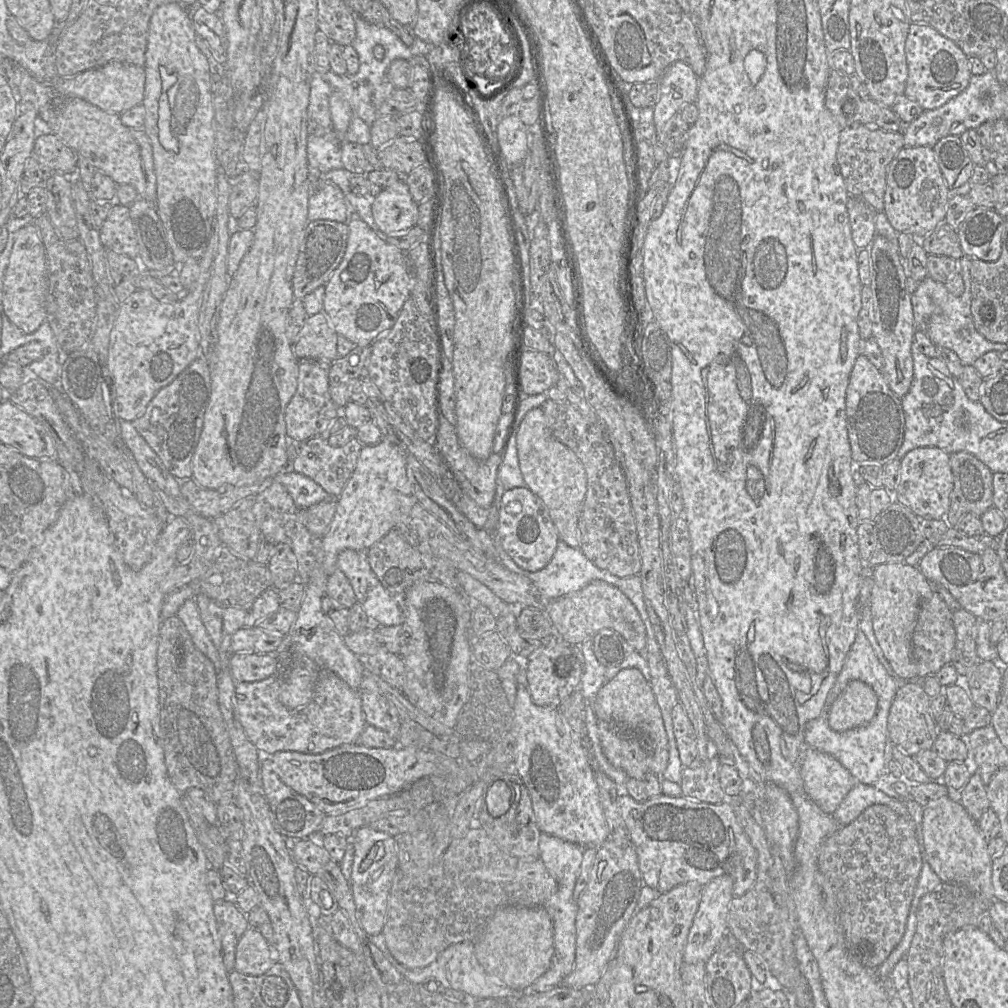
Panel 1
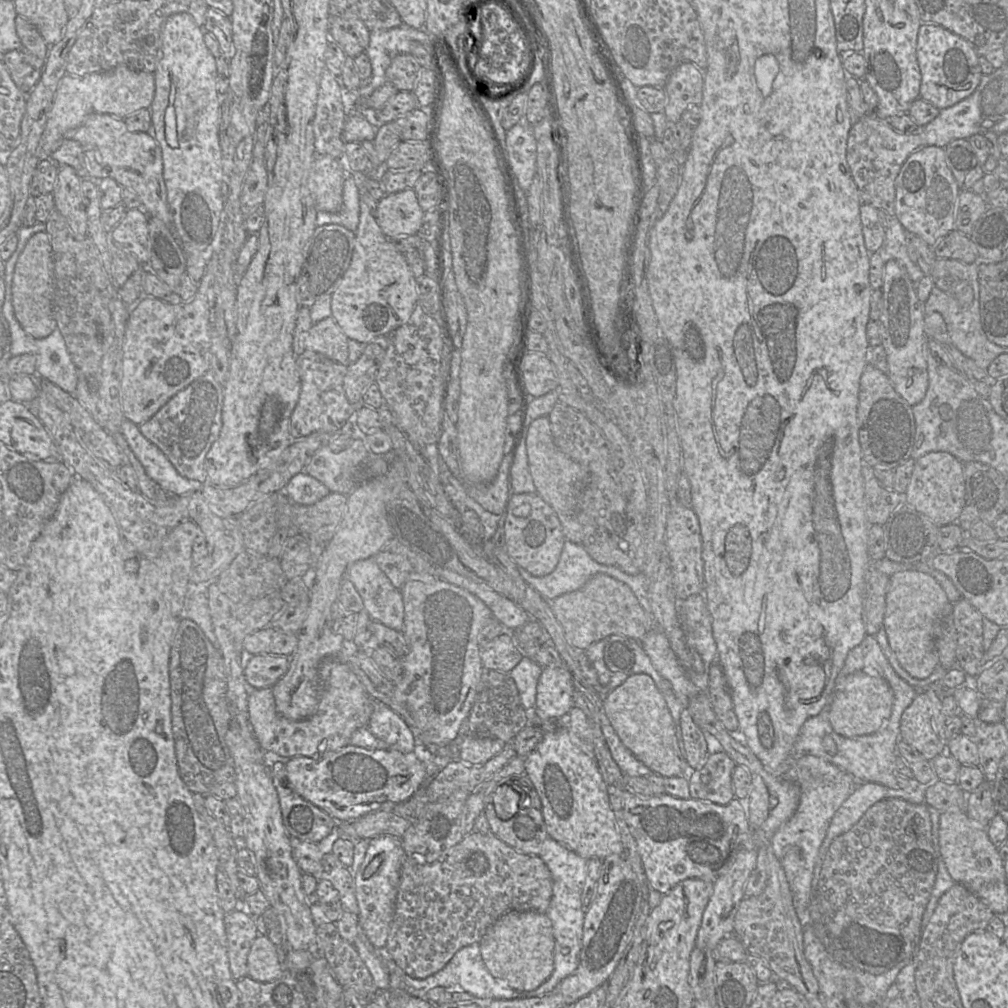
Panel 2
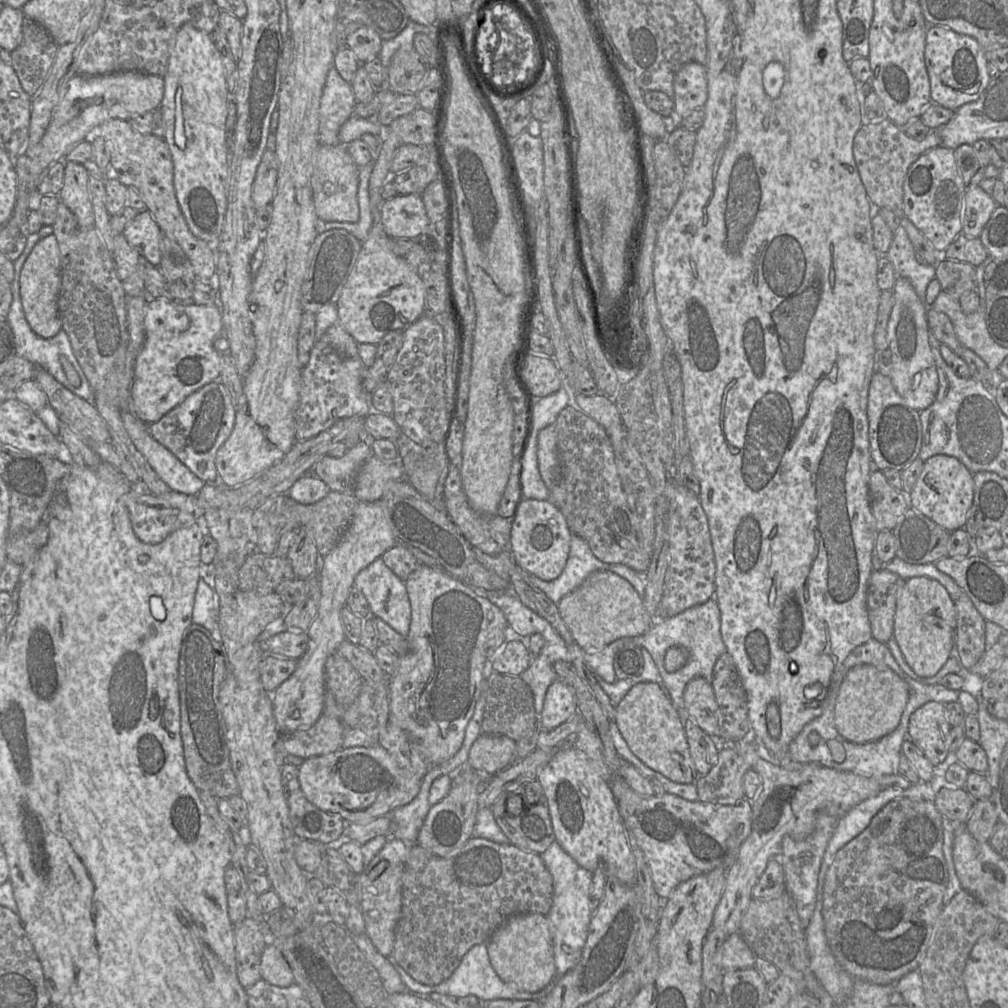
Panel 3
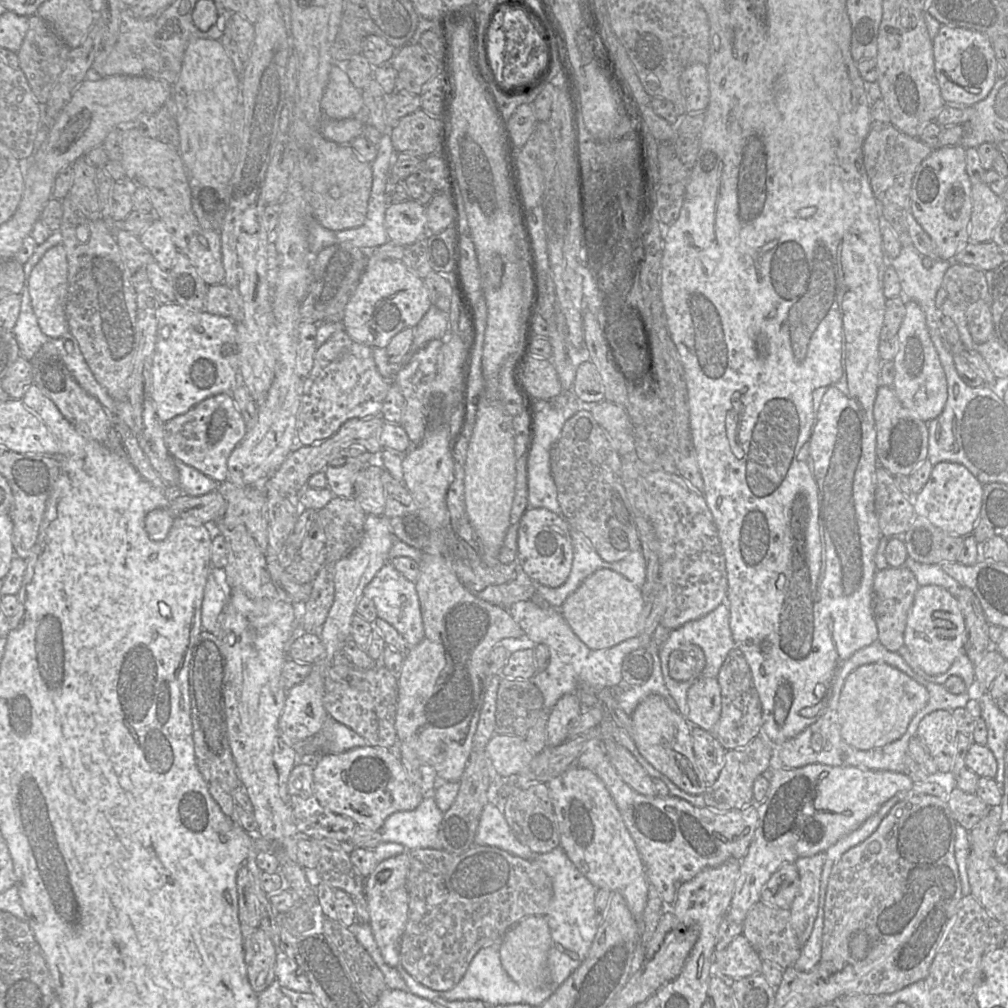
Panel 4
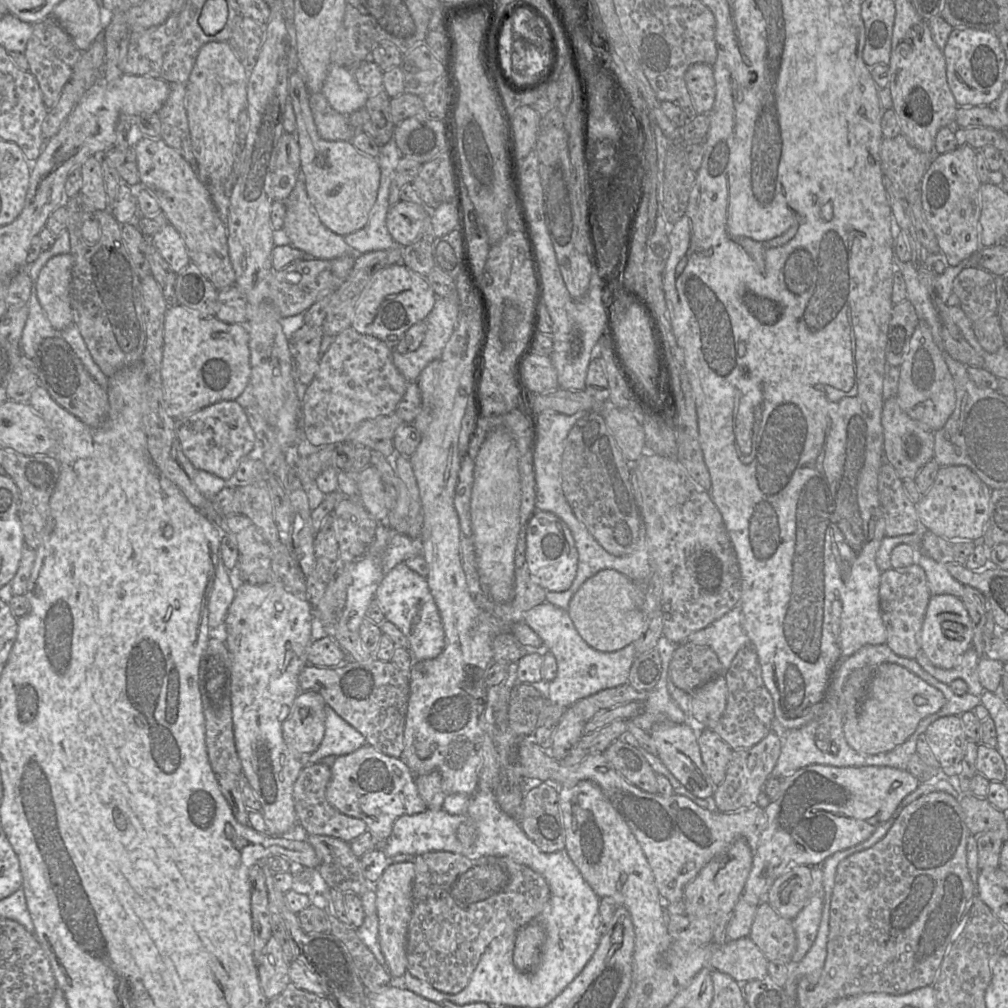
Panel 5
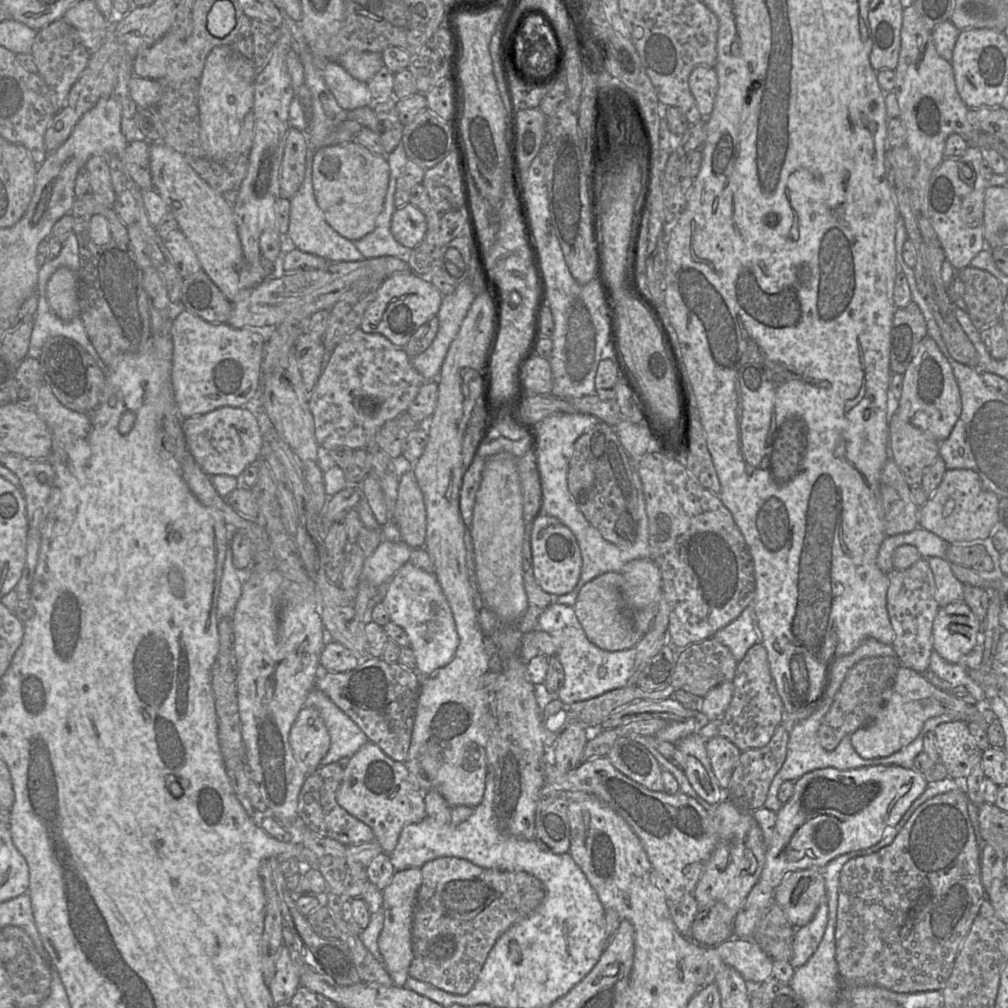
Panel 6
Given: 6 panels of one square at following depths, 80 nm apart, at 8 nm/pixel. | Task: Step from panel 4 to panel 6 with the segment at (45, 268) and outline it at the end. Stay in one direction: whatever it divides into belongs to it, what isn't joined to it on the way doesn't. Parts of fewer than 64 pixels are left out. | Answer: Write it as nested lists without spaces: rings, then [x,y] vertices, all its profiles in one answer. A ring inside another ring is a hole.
[[[67,267],[58,268],[50,277],[46,297],[52,311],[63,321],[79,315],[77,275]]]

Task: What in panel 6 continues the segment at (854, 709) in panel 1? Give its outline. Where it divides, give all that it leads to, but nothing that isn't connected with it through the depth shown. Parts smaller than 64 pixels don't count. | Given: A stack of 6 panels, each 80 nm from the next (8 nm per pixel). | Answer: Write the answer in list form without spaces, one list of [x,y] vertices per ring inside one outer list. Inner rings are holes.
[[[900,666],[888,690],[888,698],[875,719],[852,733],[849,739],[854,750],[864,759],[887,757],[914,741],[926,720],[940,715],[948,715],[953,721],[976,722],[985,725],[985,728],[988,725],[976,705],[965,703],[932,685],[922,674]]]

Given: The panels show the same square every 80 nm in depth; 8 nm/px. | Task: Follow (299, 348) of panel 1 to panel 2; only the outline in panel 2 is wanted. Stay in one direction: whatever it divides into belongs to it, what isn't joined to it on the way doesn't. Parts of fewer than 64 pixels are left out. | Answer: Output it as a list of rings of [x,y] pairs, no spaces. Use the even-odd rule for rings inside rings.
[[[333,317],[312,325],[305,340],[306,350],[320,353],[340,364],[348,365],[348,340]]]

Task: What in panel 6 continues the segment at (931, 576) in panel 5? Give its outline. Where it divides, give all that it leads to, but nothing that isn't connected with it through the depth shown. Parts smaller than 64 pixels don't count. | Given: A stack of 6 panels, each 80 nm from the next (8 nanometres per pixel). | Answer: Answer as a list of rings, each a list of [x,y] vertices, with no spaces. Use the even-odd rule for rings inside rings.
[[[929,557],[927,559],[933,572],[936,585],[935,599],[940,607],[952,602],[963,601],[963,586],[951,571],[950,562],[945,558]]]

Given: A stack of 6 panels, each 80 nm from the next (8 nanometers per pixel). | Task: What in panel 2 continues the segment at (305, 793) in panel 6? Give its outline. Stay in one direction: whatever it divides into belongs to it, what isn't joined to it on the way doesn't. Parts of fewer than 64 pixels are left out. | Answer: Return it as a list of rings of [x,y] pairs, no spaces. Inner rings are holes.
[[[269,756],[270,776],[278,794],[284,827],[290,838],[322,842],[338,822],[292,789],[286,776],[285,760]]]

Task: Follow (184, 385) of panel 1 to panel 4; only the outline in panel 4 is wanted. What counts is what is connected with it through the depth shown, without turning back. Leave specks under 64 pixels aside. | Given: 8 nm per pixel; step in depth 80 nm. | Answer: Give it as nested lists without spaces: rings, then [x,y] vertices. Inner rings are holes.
[[[229,393],[211,396],[195,405],[188,412],[164,423],[164,441],[170,454],[179,462],[195,468],[218,483],[227,481],[227,461],[232,451],[242,441],[247,427]]]

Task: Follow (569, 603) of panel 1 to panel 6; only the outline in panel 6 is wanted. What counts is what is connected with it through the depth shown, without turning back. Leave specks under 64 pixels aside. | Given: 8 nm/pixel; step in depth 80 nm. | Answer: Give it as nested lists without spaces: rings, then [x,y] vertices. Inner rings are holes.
[[[620,572],[604,573],[586,583],[573,606],[575,615],[588,640],[605,651],[622,651],[637,645],[642,634],[637,630],[623,599]]]

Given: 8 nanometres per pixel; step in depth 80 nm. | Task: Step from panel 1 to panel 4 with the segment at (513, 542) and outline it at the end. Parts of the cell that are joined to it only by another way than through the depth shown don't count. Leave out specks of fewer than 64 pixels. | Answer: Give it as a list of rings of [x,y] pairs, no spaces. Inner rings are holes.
[[[528,508],[517,532],[517,559],[524,572],[535,582],[550,588],[563,585],[571,571],[573,546],[569,524],[564,517],[544,509]]]

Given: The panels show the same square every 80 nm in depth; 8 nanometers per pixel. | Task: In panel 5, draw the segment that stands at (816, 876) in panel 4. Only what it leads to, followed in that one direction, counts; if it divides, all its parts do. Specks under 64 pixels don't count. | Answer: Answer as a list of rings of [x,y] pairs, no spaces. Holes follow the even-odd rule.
[[[821,866],[811,868],[811,897],[806,906],[792,920],[796,935],[796,950],[792,962],[800,962],[813,945],[822,917],[824,891],[822,885],[823,873]]]

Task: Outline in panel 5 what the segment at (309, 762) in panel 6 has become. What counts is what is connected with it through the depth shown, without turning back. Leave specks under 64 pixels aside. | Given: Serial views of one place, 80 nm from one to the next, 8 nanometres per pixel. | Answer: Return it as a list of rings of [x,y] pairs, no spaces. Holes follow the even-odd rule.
[[[313,690],[300,691],[282,723],[287,746],[299,754],[312,753],[325,735],[325,700]]]

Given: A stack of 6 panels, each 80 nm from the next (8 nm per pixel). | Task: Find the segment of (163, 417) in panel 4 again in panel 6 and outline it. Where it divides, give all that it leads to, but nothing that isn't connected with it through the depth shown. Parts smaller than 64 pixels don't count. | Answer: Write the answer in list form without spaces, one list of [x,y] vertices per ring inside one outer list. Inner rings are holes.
[[[183,310],[172,321],[171,385],[176,410],[182,419],[221,407],[246,408],[257,400],[262,385],[262,361],[267,339],[259,332],[210,324]]]

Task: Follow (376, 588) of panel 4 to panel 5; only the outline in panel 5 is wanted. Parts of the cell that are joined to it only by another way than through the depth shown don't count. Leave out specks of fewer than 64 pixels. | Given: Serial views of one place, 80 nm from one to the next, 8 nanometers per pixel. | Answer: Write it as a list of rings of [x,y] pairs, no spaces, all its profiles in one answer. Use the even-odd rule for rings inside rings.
[[[402,562],[384,574],[373,600],[382,610],[385,619],[393,623],[407,637],[409,651],[414,661],[433,659],[442,652],[445,646],[445,634],[426,577],[412,571]]]

